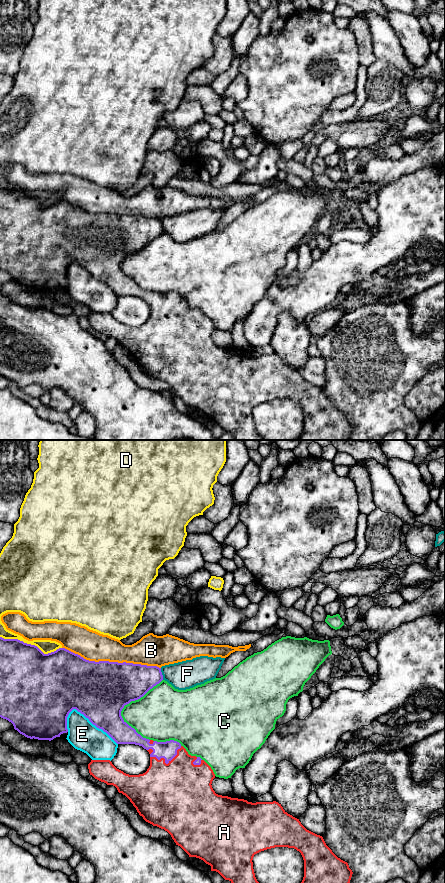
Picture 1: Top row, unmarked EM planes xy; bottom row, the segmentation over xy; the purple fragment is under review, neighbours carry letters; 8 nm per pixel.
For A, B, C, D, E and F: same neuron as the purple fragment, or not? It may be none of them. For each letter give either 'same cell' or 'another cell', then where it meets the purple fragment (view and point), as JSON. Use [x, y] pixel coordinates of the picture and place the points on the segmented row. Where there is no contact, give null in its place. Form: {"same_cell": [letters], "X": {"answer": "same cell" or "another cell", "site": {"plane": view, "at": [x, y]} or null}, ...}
{"same_cell": ["A"], "A": {"answer": "same cell", "site": {"plane": "xy", "at": [166, 763]}}, "B": {"answer": "another cell", "site": {"plane": "xy", "at": [111, 662]}}, "C": {"answer": "another cell", "site": {"plane": "xy", "at": [123, 707]}}, "D": {"answer": "another cell", "site": {"plane": "xy", "at": [30, 644]}}, "E": {"answer": "another cell", "site": {"plane": "xy", "at": [93, 724]}}, "F": {"answer": "another cell", "site": {"plane": "xy", "at": [161, 674]}}}

